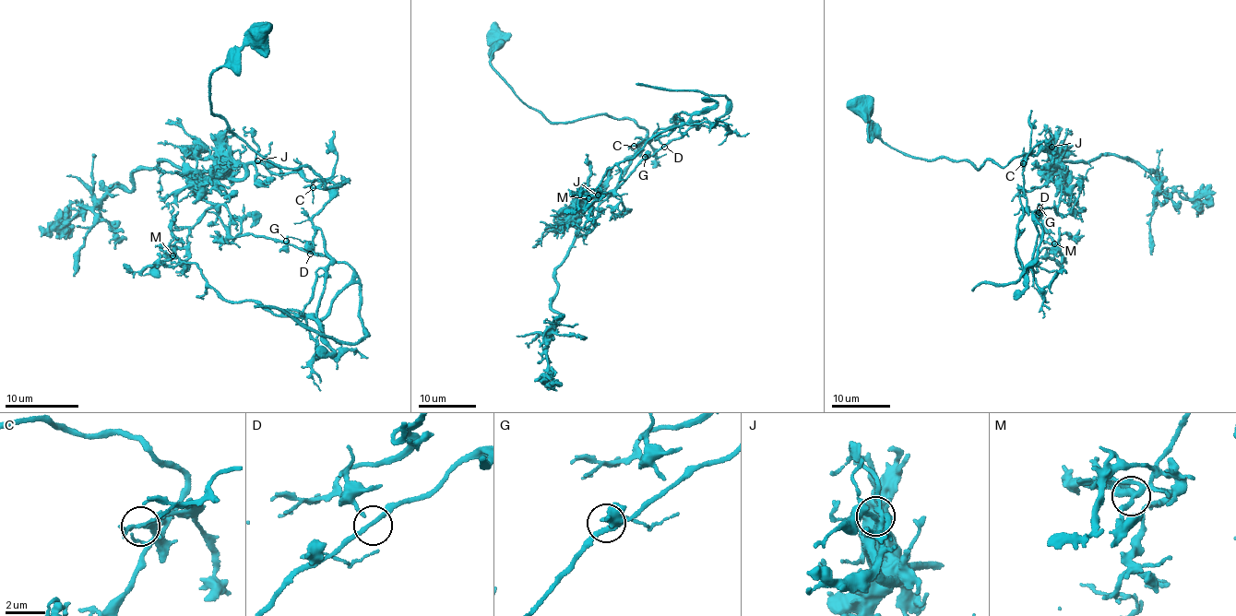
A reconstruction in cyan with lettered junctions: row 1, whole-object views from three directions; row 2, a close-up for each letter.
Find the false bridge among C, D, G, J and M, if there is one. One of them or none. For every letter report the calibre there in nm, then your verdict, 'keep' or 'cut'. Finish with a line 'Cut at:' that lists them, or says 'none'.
C: 180 nm | cut
D: 170 nm | keep
G: 240 nm | keep
J: 240 nm | keep
M: 320 nm | keep
Cut at: C

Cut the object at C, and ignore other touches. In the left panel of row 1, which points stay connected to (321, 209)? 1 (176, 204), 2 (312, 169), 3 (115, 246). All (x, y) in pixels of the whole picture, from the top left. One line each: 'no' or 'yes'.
1: no
2: no
3: no

